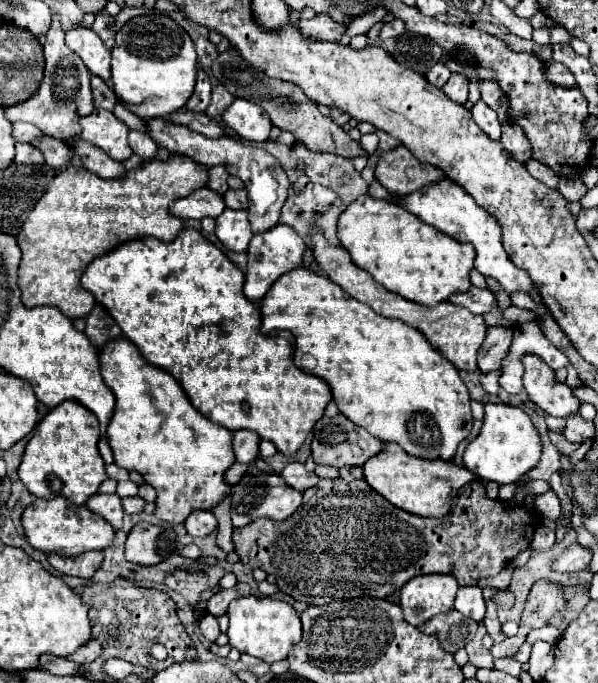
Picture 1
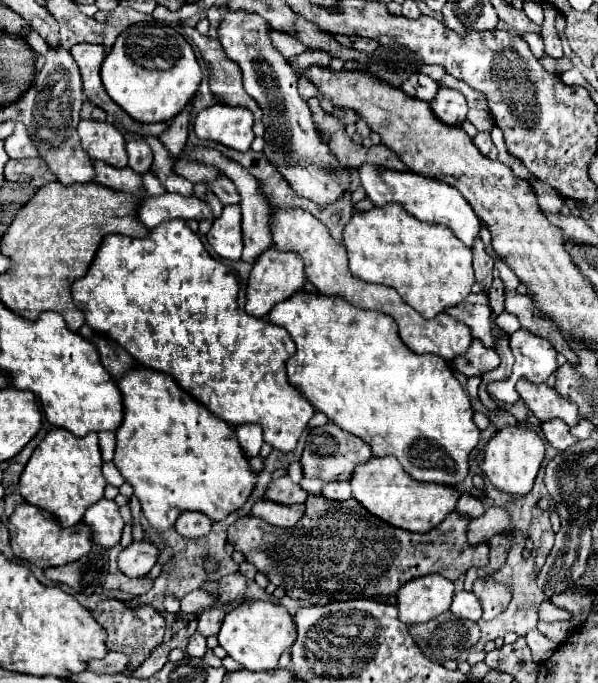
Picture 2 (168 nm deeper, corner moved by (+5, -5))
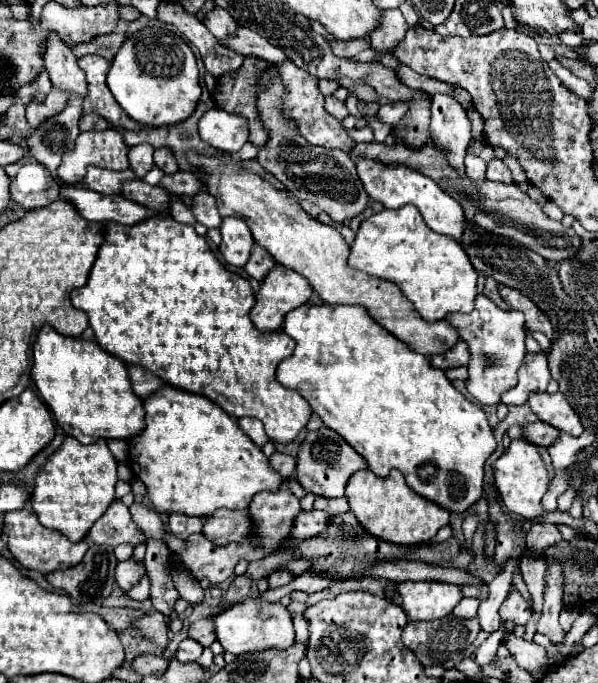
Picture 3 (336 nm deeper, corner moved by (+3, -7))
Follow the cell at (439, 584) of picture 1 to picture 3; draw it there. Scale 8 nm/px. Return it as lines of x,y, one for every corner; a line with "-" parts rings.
407,580
399,584
399,594
403,598
403,610
411,620
437,620
459,604
463,598
457,584
437,582
437,580

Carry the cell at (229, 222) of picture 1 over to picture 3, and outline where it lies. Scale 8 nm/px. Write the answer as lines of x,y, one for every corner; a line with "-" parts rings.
223,218
221,224
221,236
223,242
219,246
219,252
223,254
223,258
233,264
233,266
245,266
245,262
249,260
249,252
251,246
255,244
245,220
241,218

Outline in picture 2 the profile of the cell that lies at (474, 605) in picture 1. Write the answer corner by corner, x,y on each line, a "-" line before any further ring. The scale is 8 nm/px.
457,592
453,596
453,604
451,604
451,612
459,618
467,618
467,620
473,620
477,622
481,618
481,604
479,600
475,598
473,592

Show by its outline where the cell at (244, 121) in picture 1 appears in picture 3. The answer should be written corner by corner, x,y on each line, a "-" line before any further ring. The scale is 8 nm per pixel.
211,108
199,120
199,136
205,144
221,152
237,152
249,136
245,116

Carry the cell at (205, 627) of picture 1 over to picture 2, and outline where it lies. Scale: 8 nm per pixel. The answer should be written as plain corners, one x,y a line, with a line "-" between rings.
195,632
195,634
189,638
187,654
189,654
189,656
197,656
197,658
201,658
205,652
207,652
207,638
203,638
201,632

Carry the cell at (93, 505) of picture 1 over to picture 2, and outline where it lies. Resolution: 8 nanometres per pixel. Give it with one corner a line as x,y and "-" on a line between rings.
103,498
103,500
95,502
95,506
91,506
85,512
83,522
87,526
91,526
95,544
105,546
105,548
111,548
111,546
119,544
125,522
119,516
119,506
113,500

